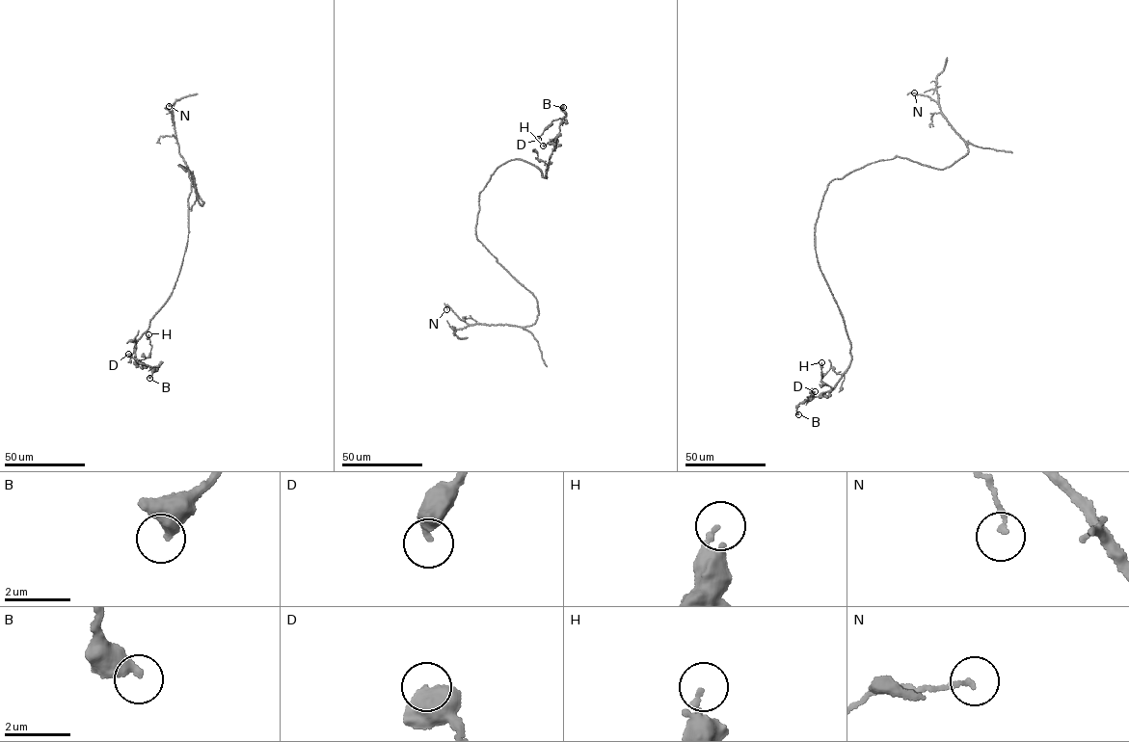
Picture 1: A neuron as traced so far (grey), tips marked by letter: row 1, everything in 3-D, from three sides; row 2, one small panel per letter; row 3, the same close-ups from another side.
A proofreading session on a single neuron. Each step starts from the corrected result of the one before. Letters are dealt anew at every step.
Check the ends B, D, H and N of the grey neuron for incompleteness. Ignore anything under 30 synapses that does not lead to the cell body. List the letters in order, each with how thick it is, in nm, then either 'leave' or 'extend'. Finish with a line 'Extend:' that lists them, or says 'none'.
B: 460 nm | leave
D: 300 nm | leave
H: 170 nm | leave
N: 130 nm | leave
Extend: none

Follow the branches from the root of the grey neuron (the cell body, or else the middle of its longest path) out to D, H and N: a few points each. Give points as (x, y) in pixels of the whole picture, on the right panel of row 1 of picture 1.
D: (828, 186), (815, 225), (815, 249), (820, 270), (842, 316), (851, 358), (834, 387), (805, 400), (815, 391)
H: (828, 186), (815, 225), (815, 249), (842, 316), (851, 358), (832, 389), (822, 381), (821, 362)
N: (828, 186), (877, 161), (899, 156), (938, 169), (968, 152), (966, 141), (939, 103), (909, 92), (914, 92)

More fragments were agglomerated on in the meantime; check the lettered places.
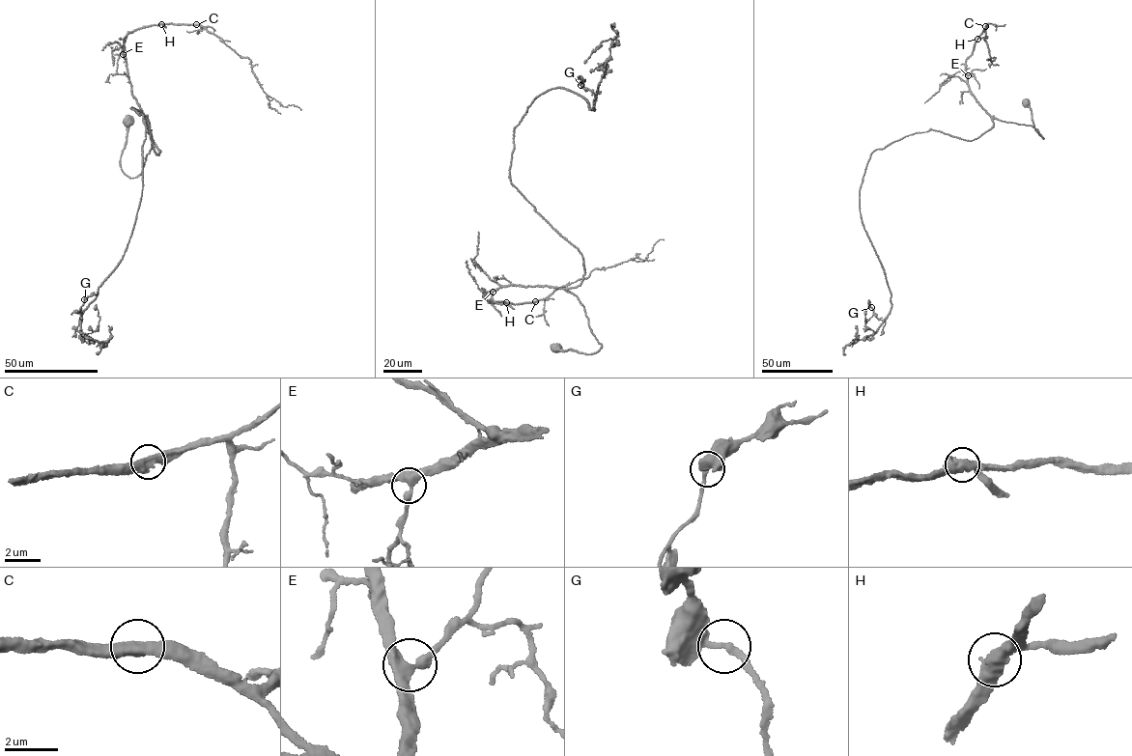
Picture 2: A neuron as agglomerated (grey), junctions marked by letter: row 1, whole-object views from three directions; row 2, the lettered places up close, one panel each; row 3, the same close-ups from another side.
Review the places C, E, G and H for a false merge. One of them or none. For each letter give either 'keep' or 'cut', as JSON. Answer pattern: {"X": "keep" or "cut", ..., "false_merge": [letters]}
{"C": "keep", "E": "keep", "G": "keep", "H": "keep", "false_merge": []}

